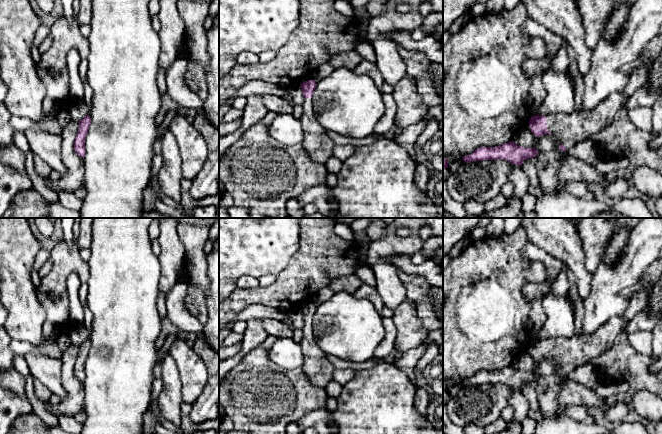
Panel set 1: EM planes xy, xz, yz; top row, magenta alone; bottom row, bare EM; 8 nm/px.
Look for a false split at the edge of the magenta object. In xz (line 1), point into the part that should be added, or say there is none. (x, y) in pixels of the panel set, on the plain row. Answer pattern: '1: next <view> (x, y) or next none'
1: next xz (319, 370)

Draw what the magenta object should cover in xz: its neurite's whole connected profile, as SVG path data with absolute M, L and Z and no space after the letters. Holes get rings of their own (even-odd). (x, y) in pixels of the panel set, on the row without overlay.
M308 304L300 309L304 320L303 337L300 343L304 355L303 370L314 386L324 388L333 380L335 368L316 343L312 329L312 320L316 311L315 304Z

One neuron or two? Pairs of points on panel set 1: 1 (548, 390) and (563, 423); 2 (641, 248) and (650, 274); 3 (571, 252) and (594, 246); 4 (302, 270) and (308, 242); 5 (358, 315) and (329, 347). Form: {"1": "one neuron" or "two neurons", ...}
{"1": "one neuron", "2": "two neurons", "3": "two neurons", "4": "one neuron", "5": "one neuron"}

